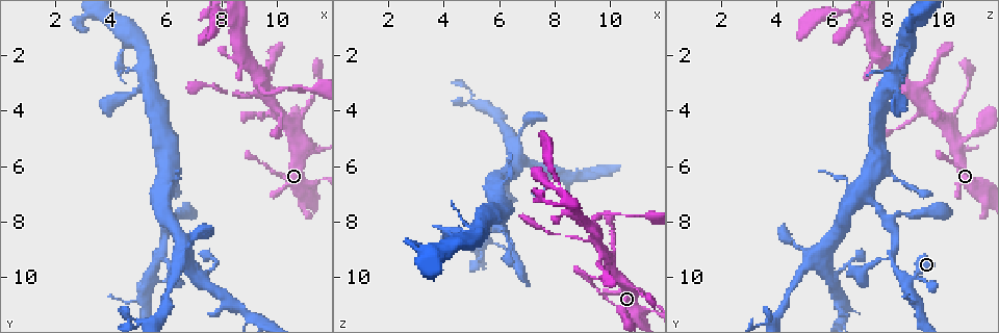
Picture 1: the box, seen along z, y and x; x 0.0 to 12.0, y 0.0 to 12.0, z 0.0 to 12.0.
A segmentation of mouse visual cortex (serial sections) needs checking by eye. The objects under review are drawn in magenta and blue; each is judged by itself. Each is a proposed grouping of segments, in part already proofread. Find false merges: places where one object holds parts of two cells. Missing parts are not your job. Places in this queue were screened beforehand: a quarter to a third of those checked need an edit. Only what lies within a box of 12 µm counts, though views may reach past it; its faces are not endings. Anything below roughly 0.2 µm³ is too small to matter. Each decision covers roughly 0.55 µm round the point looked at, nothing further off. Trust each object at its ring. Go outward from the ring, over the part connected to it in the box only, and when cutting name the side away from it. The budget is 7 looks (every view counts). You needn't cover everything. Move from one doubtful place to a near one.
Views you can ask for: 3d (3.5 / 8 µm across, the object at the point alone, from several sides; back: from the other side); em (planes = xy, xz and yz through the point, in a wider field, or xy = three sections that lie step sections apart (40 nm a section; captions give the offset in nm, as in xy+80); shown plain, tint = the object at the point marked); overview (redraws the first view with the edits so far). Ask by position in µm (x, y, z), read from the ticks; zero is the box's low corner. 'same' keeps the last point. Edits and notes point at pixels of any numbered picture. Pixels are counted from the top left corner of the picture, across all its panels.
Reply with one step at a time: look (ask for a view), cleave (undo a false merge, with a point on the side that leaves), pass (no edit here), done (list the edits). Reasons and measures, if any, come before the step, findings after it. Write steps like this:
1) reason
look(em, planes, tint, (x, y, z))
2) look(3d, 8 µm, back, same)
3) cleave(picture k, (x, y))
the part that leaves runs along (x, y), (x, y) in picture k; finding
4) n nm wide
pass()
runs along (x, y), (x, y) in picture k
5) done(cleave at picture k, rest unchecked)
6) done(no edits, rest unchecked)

looks like a crossing
look(3d, 3.5 µm, (10.7, 5.1, 10.5))

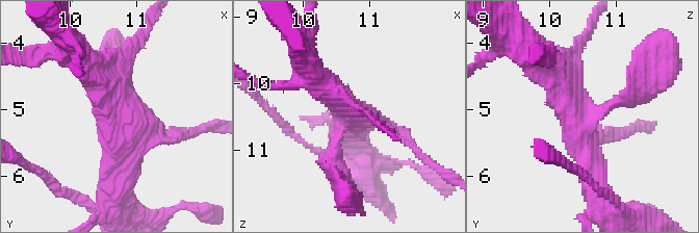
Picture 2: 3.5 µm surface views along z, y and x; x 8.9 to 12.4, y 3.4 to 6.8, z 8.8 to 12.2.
look(em, xy, step 2, tint, (10.75, 5.20, 10.50))

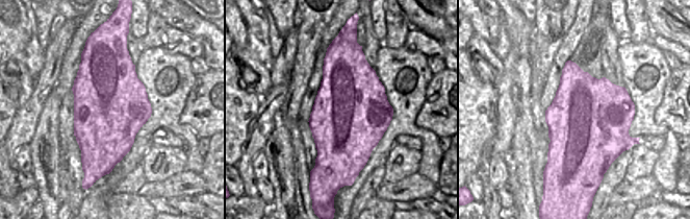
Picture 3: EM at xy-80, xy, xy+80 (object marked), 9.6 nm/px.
pass()
runs along (595, 187), (579, 107), (550, 66) in picture 2; continuous, no second cell

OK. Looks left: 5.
look(3d, 3.5 µm, (9.5, 2.8, 8.3))

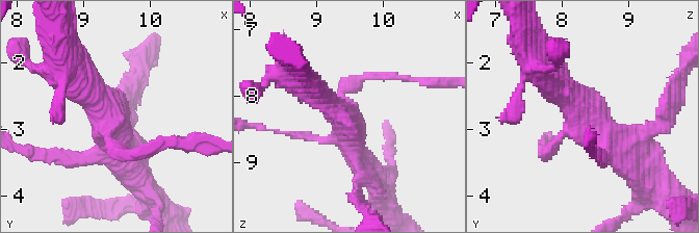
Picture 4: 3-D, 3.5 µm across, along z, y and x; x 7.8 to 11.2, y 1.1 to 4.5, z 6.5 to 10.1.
look(em, xy, step 2, tint, (9.40, 2.80, 8.35))

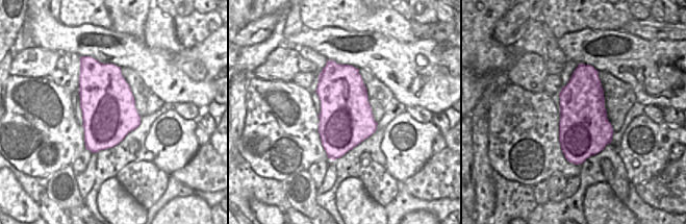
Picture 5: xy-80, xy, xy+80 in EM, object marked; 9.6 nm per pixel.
cut it another way
look(em, xy, step 1, tint, same)

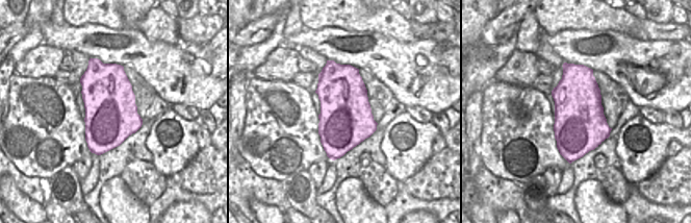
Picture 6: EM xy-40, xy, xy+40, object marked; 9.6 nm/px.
arms of 200, 350, 400 nm
pass()
runs along (630, 167), (564, 91), (545, 75) in picture 4; all the same cell

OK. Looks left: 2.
done(no edits, rest unchecked)

